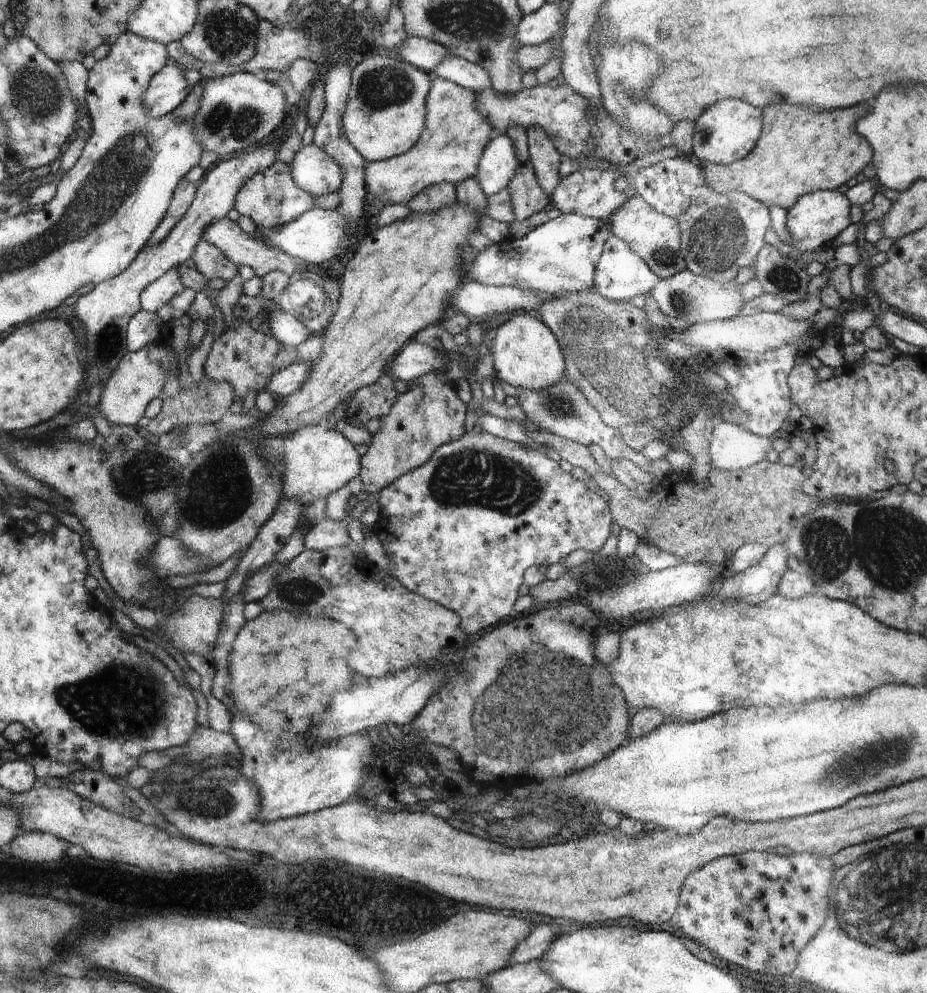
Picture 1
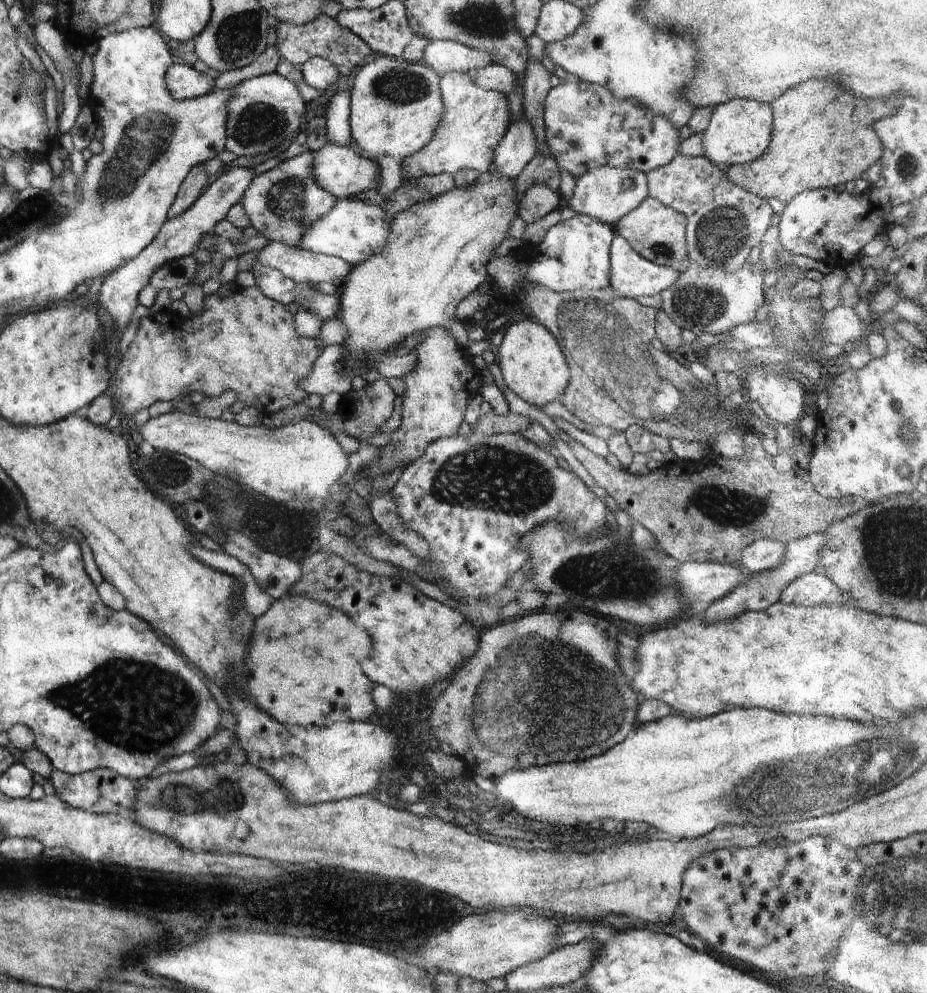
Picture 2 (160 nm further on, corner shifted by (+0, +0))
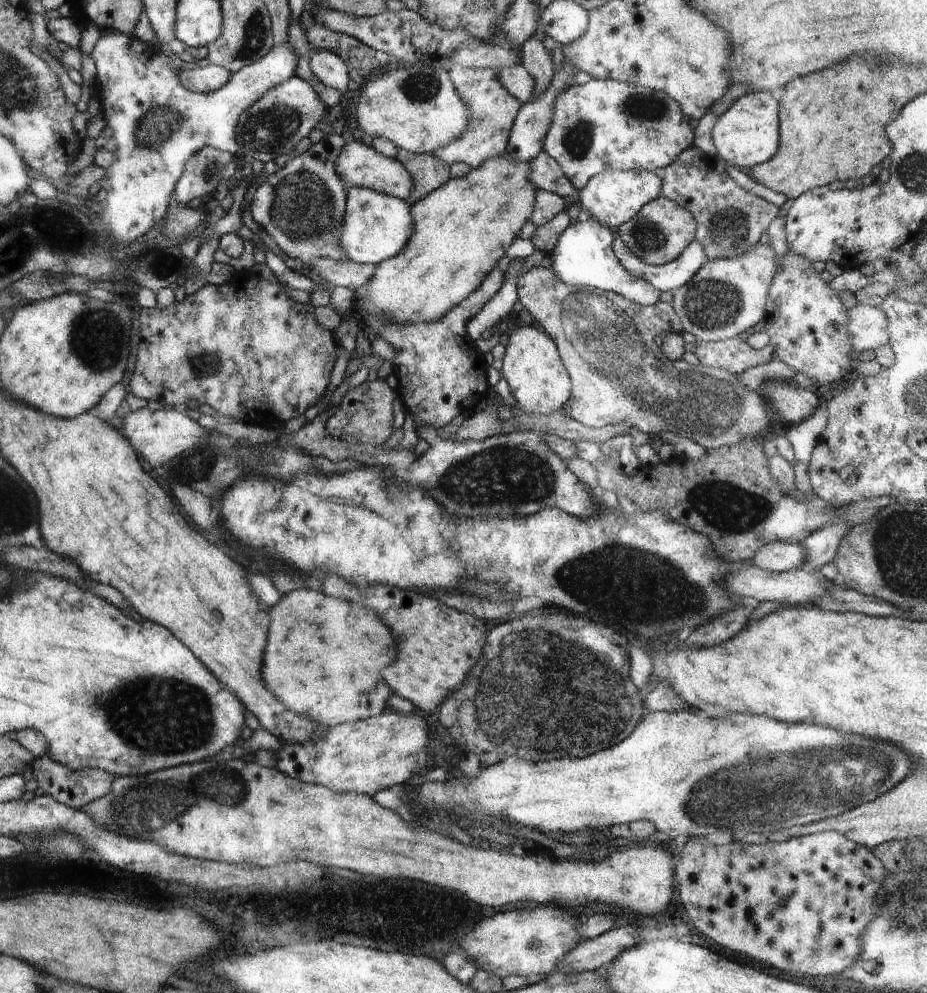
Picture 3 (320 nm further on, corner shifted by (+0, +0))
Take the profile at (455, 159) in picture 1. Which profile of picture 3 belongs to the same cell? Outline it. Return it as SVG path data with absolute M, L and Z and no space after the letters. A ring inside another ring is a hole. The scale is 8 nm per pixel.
M457 62L446 64L446 68L450 72L451 81L462 96L463 103L471 109L471 122L468 123L467 131L464 131L459 139L432 155L436 155L449 166L455 162L465 162L473 170L486 160L505 154L510 146L511 128L518 118L519 111L522 110L522 104L512 96L511 92L508 92L507 88L504 88L495 68L470 68Z

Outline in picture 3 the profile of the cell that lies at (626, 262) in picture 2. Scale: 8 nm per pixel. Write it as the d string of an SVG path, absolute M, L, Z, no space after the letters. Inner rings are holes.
M615 236L614 251L623 267L632 276L646 279L660 292L683 287L709 260L701 242L692 242L678 259L665 265L649 265L640 260L640 257L624 244L620 236Z

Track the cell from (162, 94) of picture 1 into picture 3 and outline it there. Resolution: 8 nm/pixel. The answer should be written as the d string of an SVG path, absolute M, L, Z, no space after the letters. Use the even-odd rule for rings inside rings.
M209 64L204 67L198 65L192 70L178 73L180 84L188 90L199 93L211 93L221 89L231 78L228 69Z

